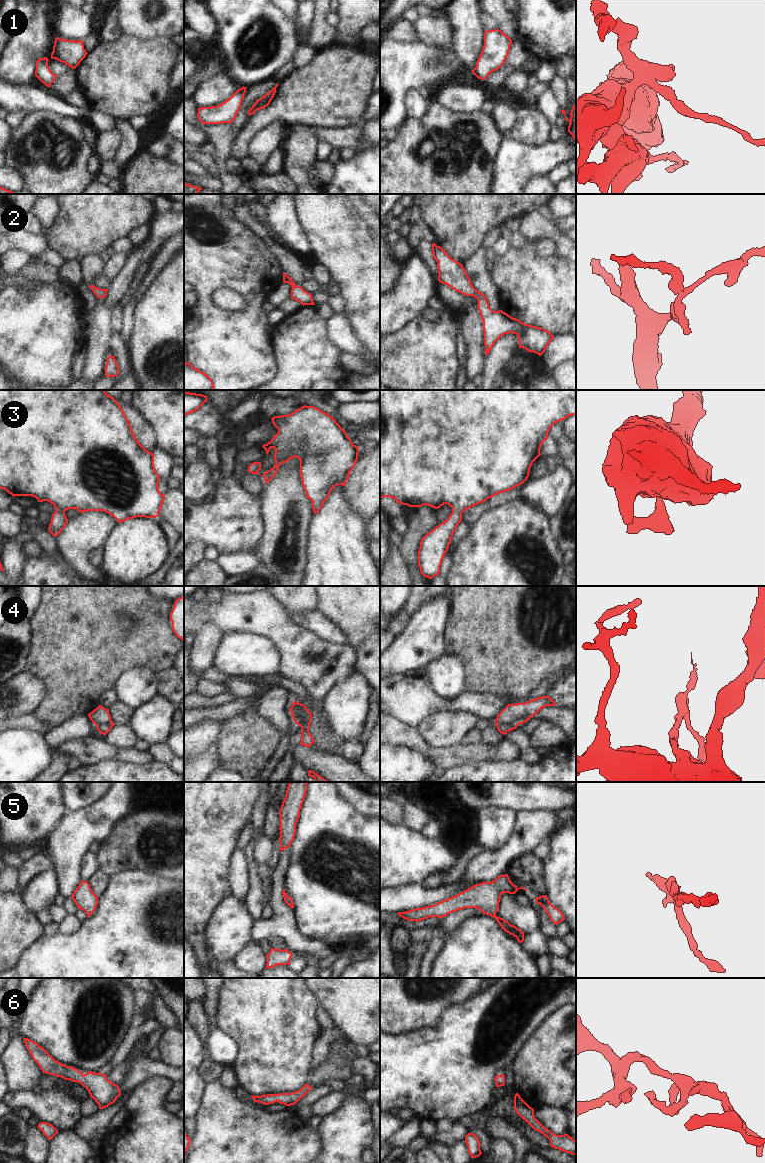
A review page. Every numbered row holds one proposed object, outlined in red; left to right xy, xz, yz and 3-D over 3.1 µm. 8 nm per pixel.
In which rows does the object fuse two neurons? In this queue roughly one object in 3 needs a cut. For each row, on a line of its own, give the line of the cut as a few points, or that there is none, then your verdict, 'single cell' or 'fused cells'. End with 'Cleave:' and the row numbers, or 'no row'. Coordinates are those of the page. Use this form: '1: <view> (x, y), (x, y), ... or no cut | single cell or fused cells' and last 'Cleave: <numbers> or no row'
1: no cut | single cell
2: no cut | single cell
3: no cut | single cell
4: xz (302, 704), (304, 709), (298, 715), (297, 724) | fused cells
5: no cut | single cell
6: no cut | single cell
Cleave: 4

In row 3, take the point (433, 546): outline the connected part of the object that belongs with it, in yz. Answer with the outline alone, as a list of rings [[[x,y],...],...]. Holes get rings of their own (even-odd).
[[[380,390],[380,498],[390,497],[409,507],[420,508],[428,505],[438,509],[448,504],[452,508],[448,519],[427,533],[420,542],[418,566],[424,577],[432,579],[439,575],[444,555],[462,521],[462,513],[499,493],[523,484],[529,477],[533,462],[541,455],[541,446],[548,439],[551,427],[572,415],[576,415],[576,390]]]

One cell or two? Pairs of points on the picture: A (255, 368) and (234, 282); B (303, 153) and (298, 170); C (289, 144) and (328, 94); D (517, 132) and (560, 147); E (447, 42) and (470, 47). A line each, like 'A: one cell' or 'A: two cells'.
A: one cell
B: one cell
C: two cells
D: two cells
E: two cells

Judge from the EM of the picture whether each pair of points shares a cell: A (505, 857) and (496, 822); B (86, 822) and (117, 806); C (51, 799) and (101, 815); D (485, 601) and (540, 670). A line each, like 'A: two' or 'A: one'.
A: two
B: one
C: two
D: one

